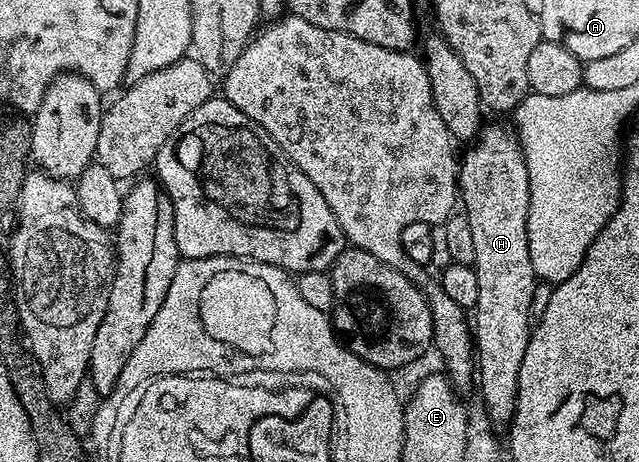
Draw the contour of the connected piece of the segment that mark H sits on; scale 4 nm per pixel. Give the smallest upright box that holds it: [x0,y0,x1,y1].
[457,125,537,424]

